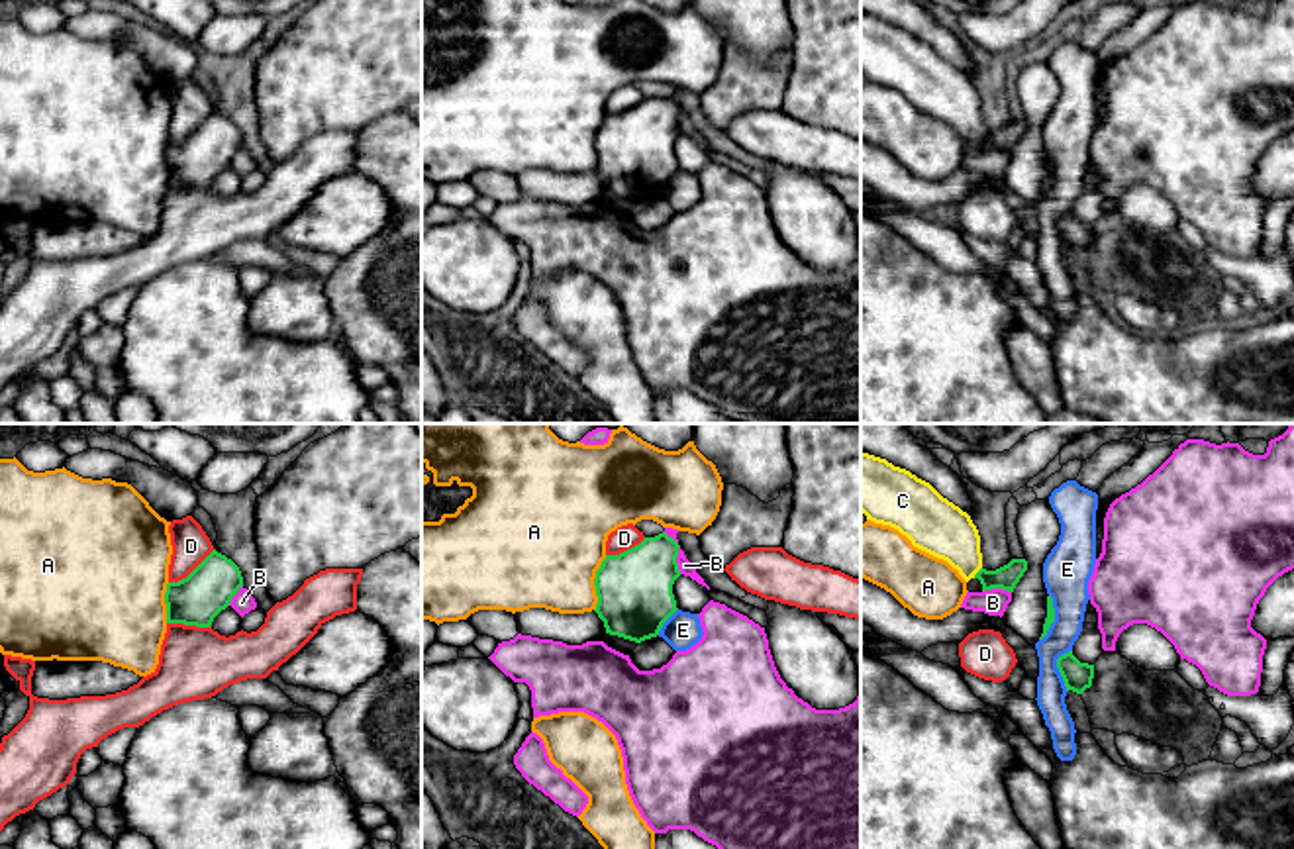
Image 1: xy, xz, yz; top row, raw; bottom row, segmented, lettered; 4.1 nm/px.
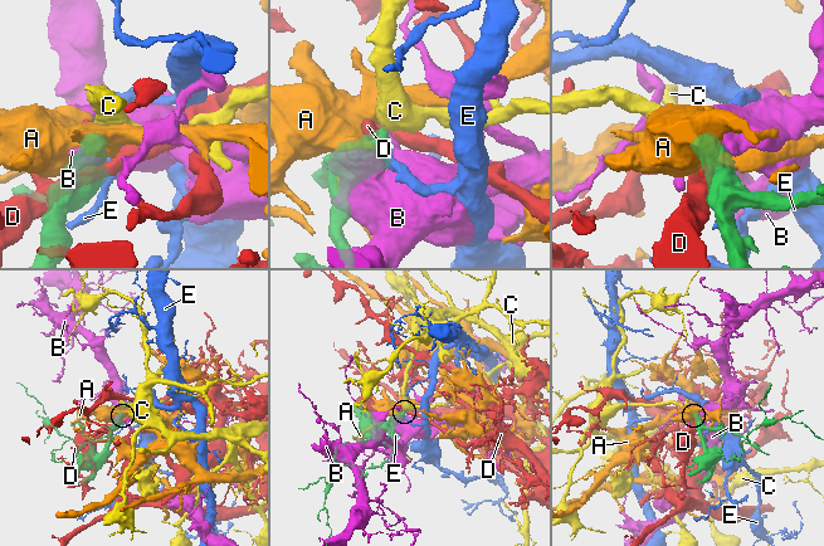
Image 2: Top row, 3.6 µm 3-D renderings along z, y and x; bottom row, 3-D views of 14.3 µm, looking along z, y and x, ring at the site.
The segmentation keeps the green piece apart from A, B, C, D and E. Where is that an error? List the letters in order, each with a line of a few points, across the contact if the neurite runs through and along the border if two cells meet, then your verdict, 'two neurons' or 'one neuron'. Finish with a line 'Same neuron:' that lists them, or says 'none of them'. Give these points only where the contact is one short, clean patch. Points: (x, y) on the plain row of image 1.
A: two neurons
B: line xz (663, 93), (679, 106), (677, 130), (681, 134); two neurons
C: line yz (1006, 138), (977, 134), (963, 112), (940, 89); one neuron
D: two neurons
E: two neurons
Same neuron: C

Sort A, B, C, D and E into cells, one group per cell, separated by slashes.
A / B / C / D / E

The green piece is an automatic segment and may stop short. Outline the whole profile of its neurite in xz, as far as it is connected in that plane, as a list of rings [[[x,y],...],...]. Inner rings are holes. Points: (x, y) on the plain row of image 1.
[[[665,92],[639,106],[606,116],[596,131],[596,175],[606,194],[635,204],[657,198],[678,171],[672,145],[680,137],[678,104]]]

